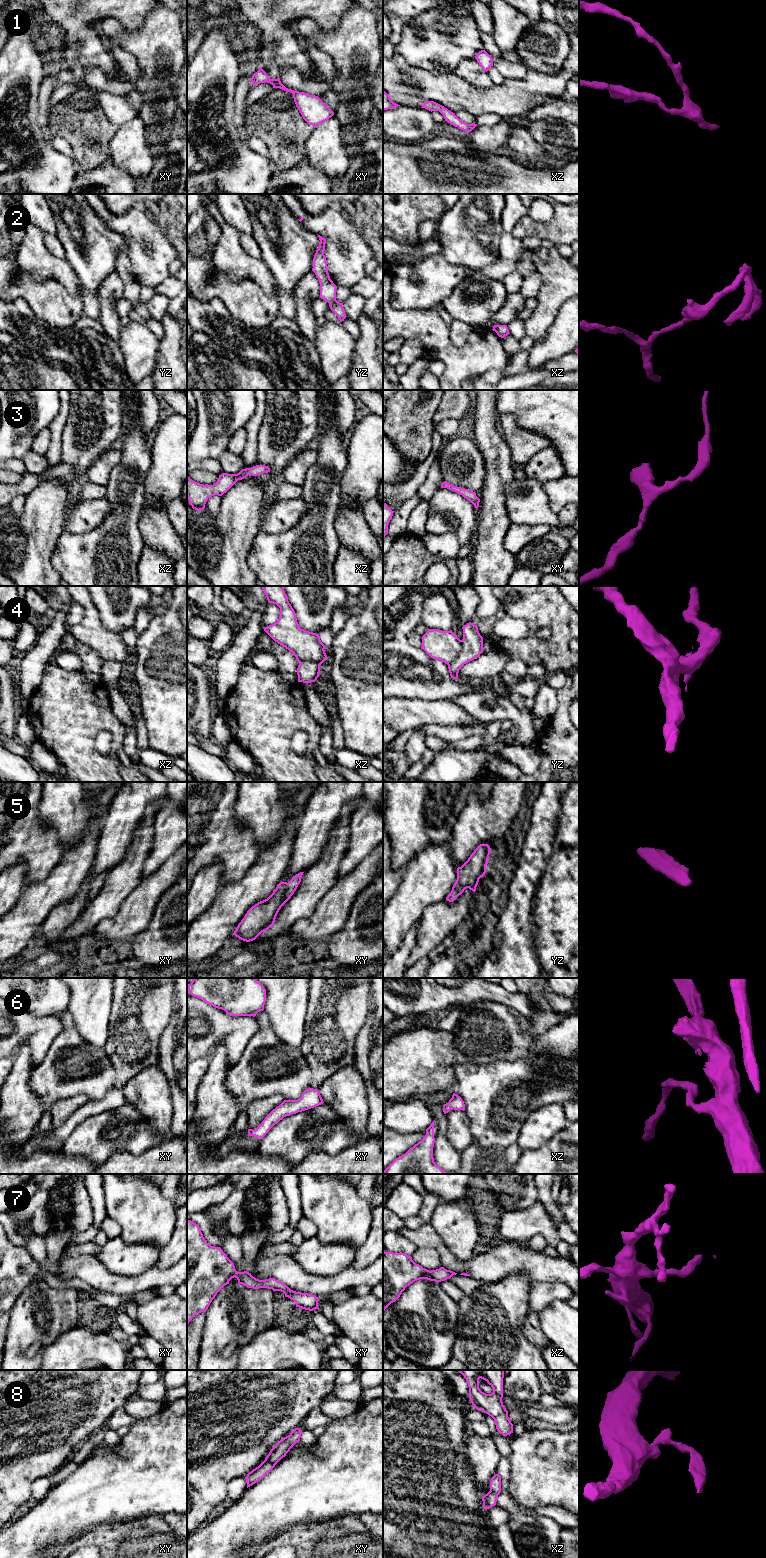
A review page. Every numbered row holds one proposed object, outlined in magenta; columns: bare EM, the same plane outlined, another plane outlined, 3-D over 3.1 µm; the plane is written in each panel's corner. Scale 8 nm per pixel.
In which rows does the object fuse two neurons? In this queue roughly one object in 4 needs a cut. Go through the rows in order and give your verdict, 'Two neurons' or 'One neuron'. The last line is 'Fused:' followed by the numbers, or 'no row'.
1: One neuron
2: One neuron
3: One neuron
4: Two neurons
5: One neuron
6: One neuron
7: One neuron
8: One neuron
Fused: 4

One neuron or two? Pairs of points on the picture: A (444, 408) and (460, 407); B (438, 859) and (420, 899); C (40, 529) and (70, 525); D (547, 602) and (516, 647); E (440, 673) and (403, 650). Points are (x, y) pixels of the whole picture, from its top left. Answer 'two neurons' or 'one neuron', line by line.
A: one neuron
B: one neuron
C: two neurons
D: one neuron
E: one neuron

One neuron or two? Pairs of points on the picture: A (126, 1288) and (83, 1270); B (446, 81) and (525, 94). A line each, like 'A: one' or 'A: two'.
A: one
B: one

